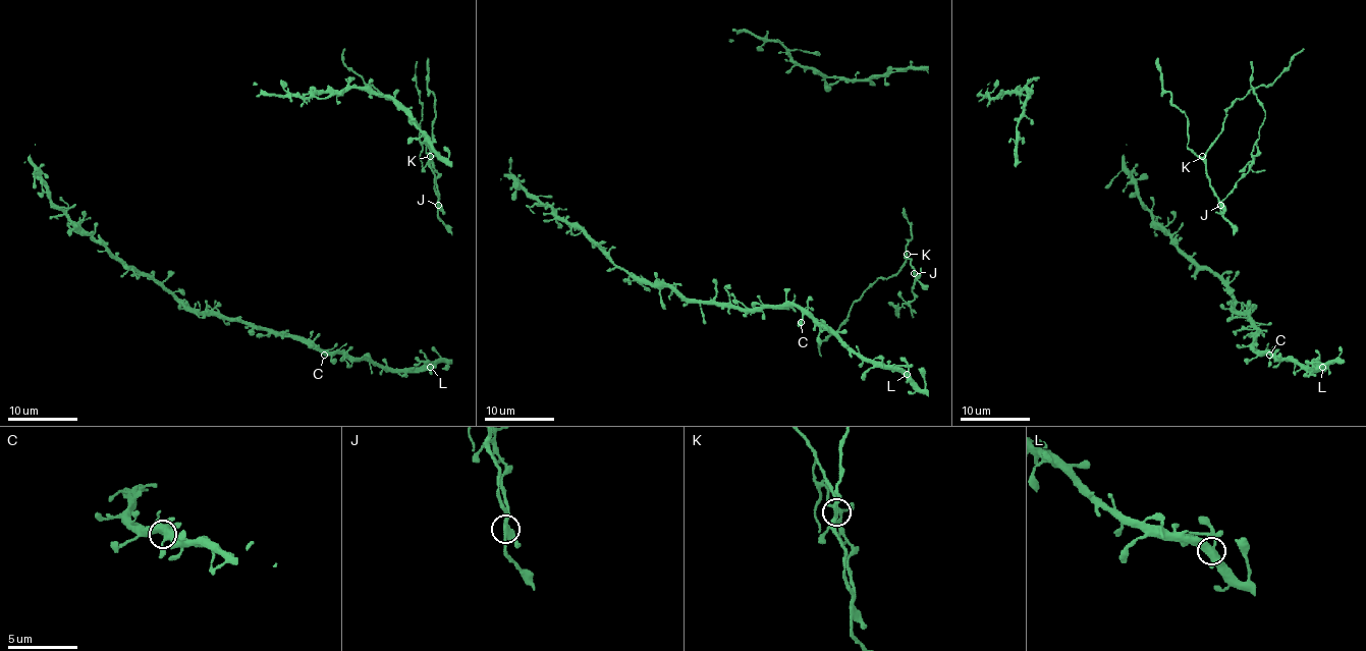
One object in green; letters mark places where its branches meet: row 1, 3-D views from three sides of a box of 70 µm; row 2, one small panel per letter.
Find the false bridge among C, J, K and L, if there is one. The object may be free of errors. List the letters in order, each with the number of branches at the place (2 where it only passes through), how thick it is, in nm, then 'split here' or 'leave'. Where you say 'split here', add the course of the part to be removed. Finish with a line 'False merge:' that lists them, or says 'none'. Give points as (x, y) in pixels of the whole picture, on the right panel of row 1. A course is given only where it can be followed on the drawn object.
C: branches 1; calibre 500 nm; leave
J: branches 4; calibre 360 nm; split here; course (1221, 205), (1252, 162), (1252, 146), (1259, 138), (1264, 109), (1251, 84), (1251, 61)
K: branches 3; calibre 260 nm; leave
L: branches 6; calibre 460 nm; leave
False merge: J

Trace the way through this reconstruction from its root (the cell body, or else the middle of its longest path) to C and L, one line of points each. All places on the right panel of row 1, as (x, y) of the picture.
C: (1315, 349), (1318, 358), (1313, 369), (1281, 360), (1275, 353), (1263, 353), (1269, 355)
L: (1315, 349), (1322, 367)

